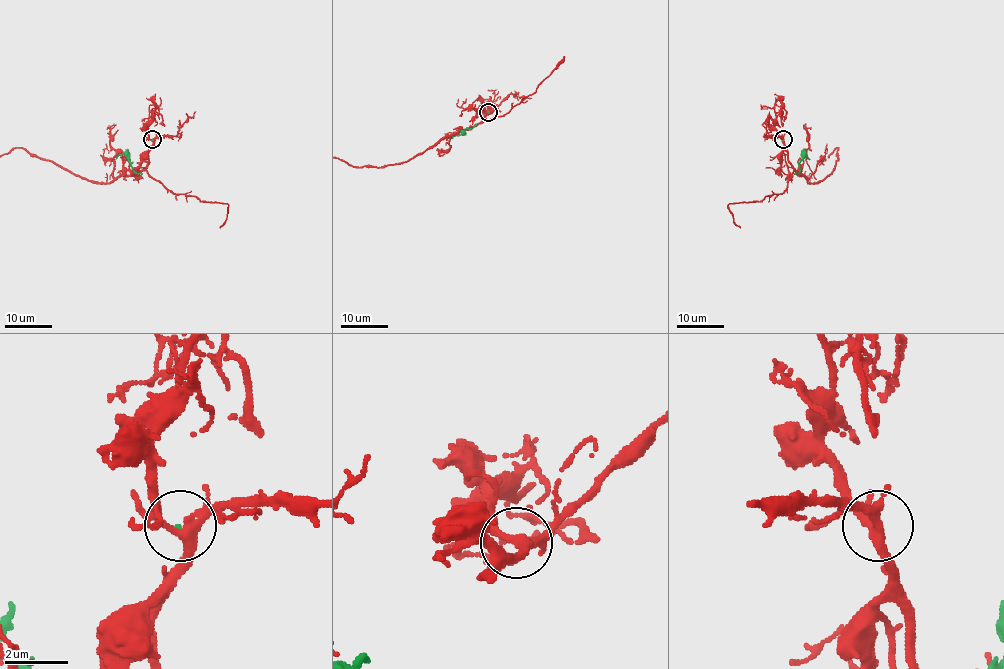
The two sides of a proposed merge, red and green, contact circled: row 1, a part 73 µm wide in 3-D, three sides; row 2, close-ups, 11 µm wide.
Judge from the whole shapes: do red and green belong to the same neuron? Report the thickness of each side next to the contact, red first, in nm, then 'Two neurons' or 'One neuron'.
Thickness 280 nm (red) against 50 nm. Two neurons

